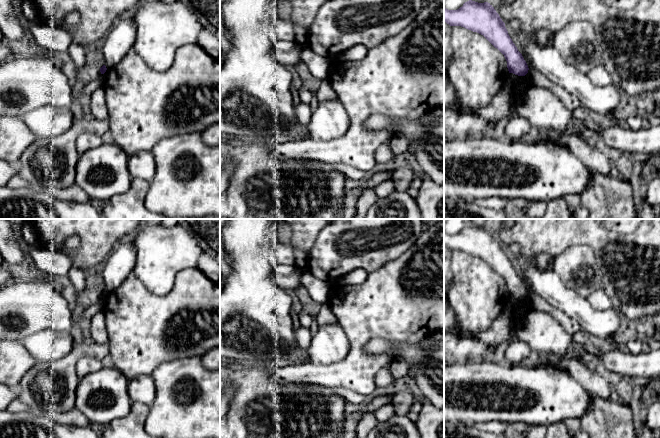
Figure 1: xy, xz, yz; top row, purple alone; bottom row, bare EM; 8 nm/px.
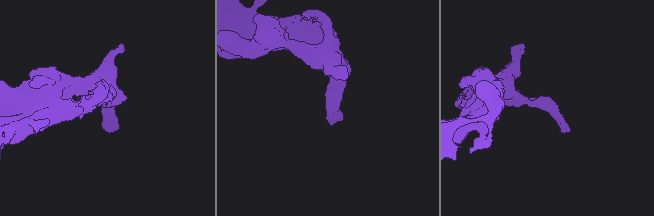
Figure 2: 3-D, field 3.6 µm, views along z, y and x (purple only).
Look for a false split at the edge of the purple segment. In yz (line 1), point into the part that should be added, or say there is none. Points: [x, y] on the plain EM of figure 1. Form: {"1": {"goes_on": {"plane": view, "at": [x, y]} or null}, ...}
{"1": {"goes_on": null}}

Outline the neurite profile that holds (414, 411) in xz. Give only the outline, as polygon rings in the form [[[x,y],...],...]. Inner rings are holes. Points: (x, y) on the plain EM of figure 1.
[[[415,400],[414,403],[412,404],[412,406],[410,407],[406,416],[412,422],[415,423],[417,421],[418,417],[419,417],[421,409],[422,409],[422,403]]]

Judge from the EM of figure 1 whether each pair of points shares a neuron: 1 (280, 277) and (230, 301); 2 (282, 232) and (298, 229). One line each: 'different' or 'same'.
1: different
2: different

